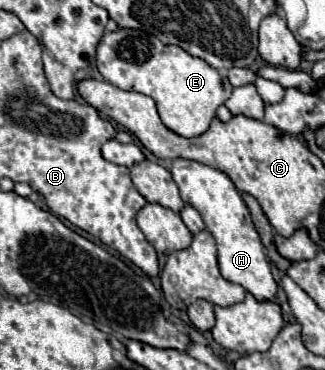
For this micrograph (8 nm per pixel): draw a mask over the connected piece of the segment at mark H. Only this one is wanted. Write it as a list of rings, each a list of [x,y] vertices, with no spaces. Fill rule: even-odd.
[[[176,158],[172,160],[172,178],[180,188],[180,196],[184,204],[190,204],[196,208],[206,224],[206,230],[214,236],[216,246],[218,246],[218,266],[222,276],[228,282],[240,284],[246,288],[256,300],[274,300],[276,298],[276,282],[270,272],[268,258],[264,254],[264,246],[260,242],[260,236],[252,224],[250,212],[236,190],[234,182],[220,170],[214,170],[206,164],[186,160],[186,158]]]

